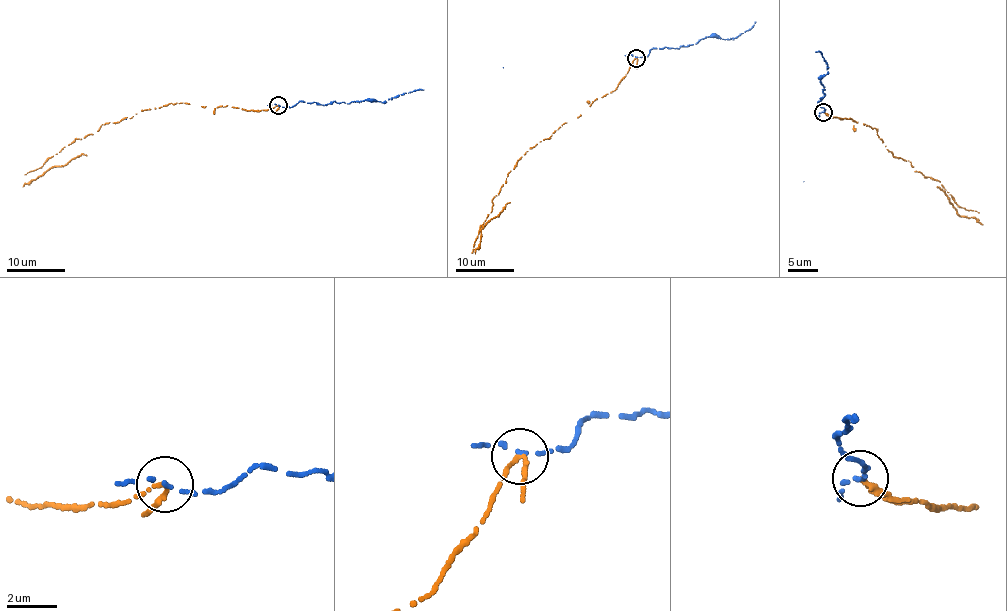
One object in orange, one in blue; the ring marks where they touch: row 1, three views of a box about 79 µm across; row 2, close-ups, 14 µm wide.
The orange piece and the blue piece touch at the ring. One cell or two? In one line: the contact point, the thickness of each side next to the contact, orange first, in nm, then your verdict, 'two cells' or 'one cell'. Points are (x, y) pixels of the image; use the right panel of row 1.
place (823, 112); calibres 170 and 140 nm; two cells

